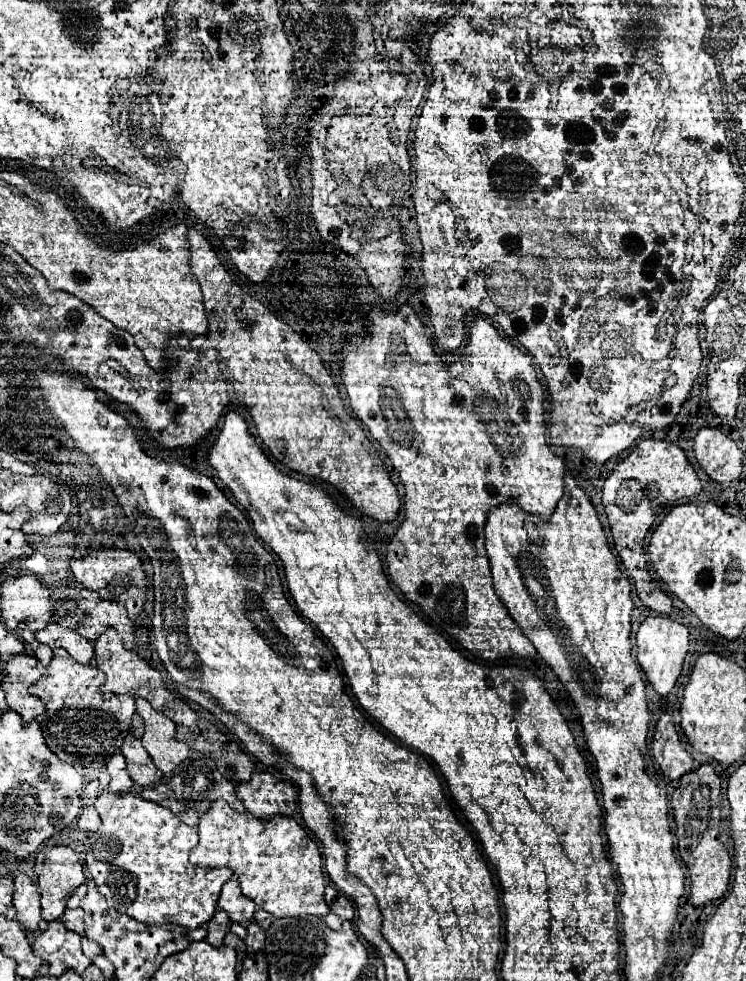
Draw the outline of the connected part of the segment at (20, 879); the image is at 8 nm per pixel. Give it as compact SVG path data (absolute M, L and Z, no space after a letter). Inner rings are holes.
M16 873L14 875L14 909L18 911L16 921L22 925L22 929L26 931L38 931L40 927L40 893L36 883L26 877L24 873Z

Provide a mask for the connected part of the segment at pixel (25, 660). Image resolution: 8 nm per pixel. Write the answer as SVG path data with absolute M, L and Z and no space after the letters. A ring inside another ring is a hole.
M18 653L18 655L14 655L14 657L4 665L4 671L6 671L6 675L4 675L4 679L2 679L2 689L6 691L8 707L10 707L12 711L16 711L16 713L22 717L22 721L32 721L32 719L40 717L40 715L44 713L44 705L42 705L42 701L38 701L38 697L34 697L34 695L28 693L28 687L30 687L34 681L40 679L40 671L38 671L38 661L36 661L36 657L34 657L34 655L26 655L26 653Z

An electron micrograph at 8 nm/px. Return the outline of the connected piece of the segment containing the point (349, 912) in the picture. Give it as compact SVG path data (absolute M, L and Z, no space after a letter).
M326 887L324 901L330 907L330 911L340 917L342 924L344 921L352 920L352 917L354 917L354 905L352 905L352 901L346 895L342 895L338 889Z

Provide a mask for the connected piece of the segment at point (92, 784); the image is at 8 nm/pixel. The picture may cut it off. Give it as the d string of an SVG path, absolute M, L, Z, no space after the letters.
M91 780L88 783L84 782L84 787L82 787L82 809L80 809L80 814L84 808L93 806L98 798L99 782L97 780Z

